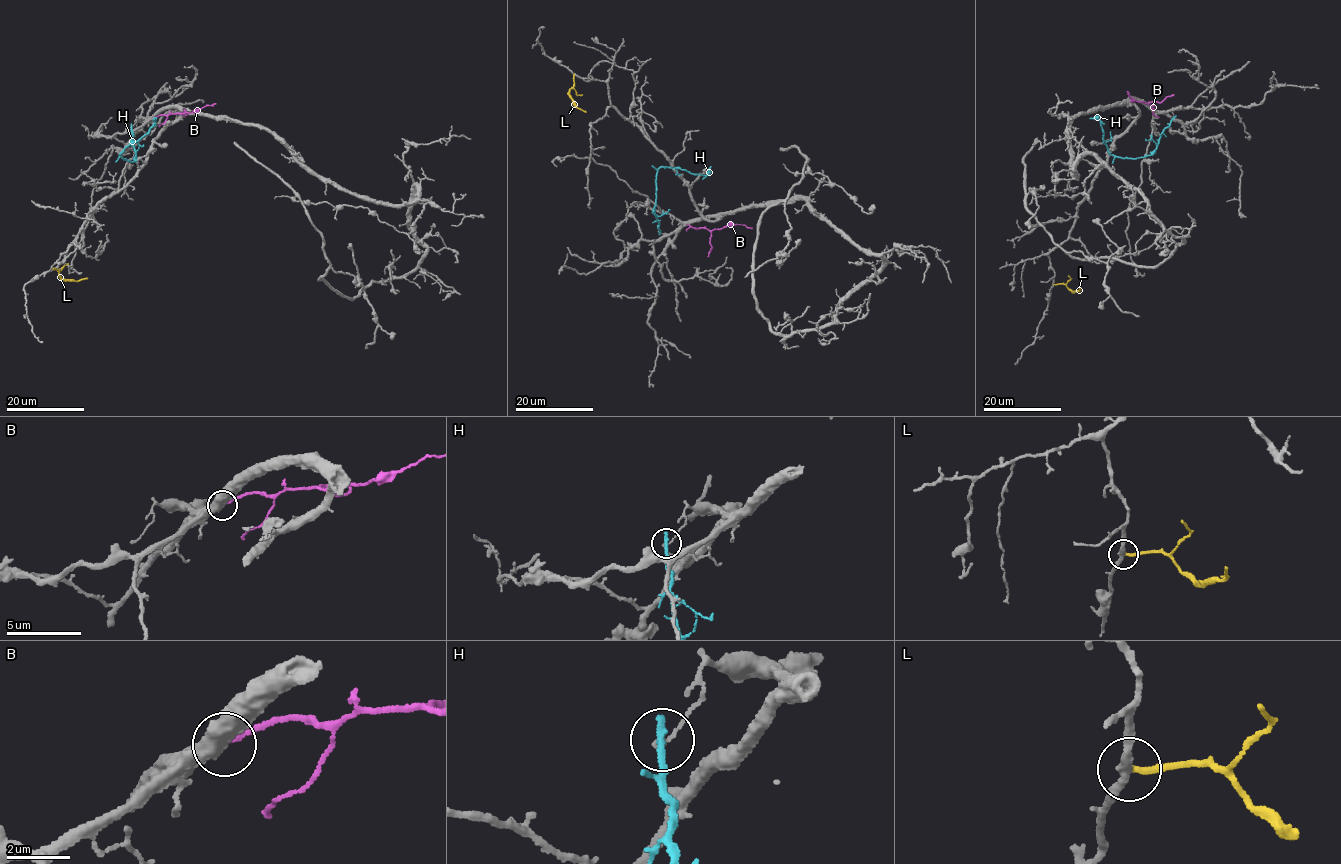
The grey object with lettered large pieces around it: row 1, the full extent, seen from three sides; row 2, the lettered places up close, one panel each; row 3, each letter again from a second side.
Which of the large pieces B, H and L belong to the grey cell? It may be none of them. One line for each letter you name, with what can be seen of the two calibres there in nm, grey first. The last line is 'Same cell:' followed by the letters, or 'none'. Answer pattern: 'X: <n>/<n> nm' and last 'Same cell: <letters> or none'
Same cell: none

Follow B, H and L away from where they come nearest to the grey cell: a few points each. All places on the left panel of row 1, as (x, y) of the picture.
B: (154, 117), (215, 104)
H: (131, 126), (135, 162), (119, 156), (147, 132), (154, 118)
L: (53, 269), (58, 270), (63, 279), (87, 278)

